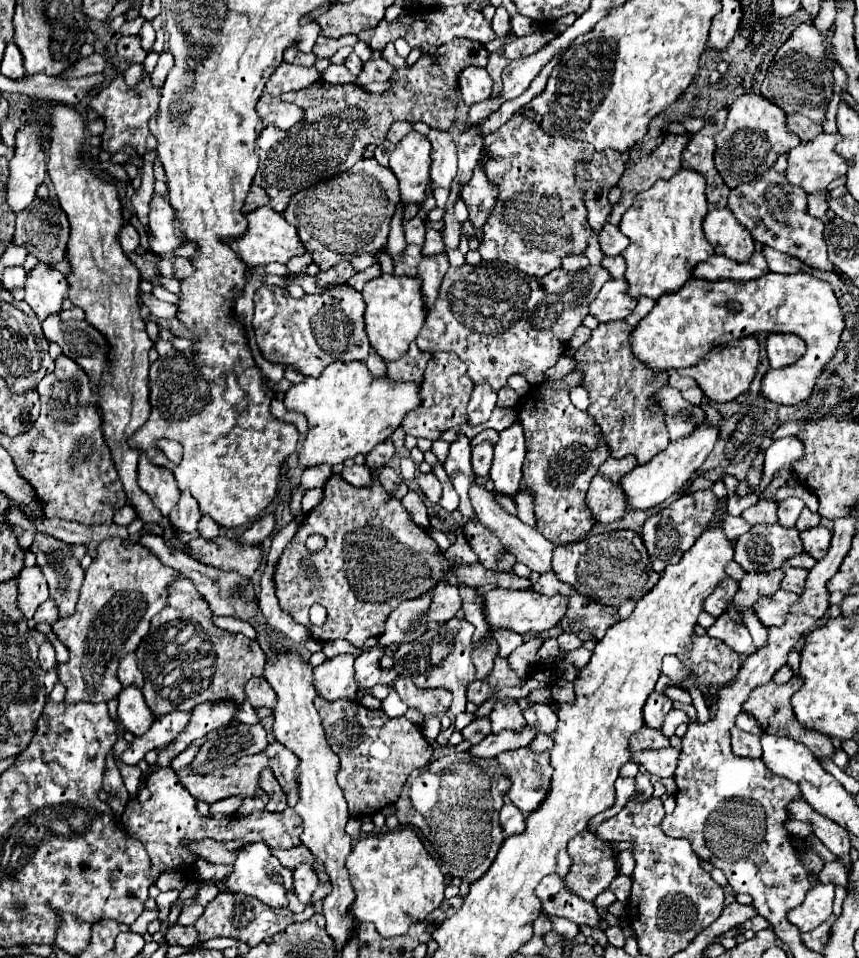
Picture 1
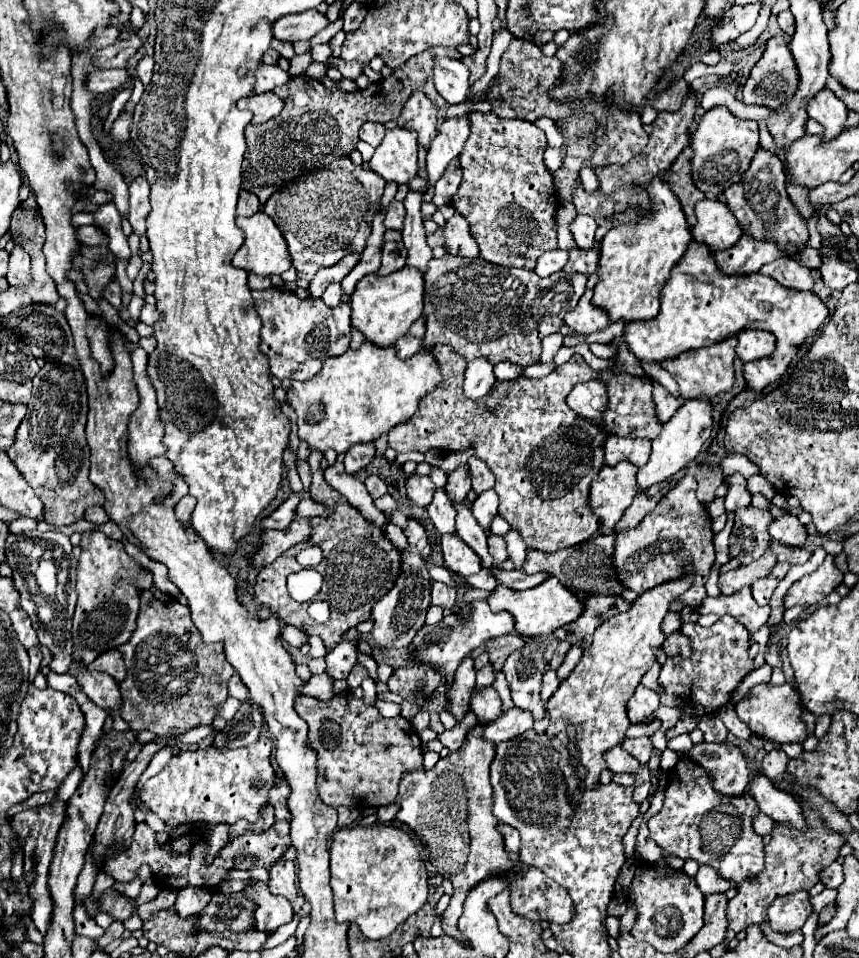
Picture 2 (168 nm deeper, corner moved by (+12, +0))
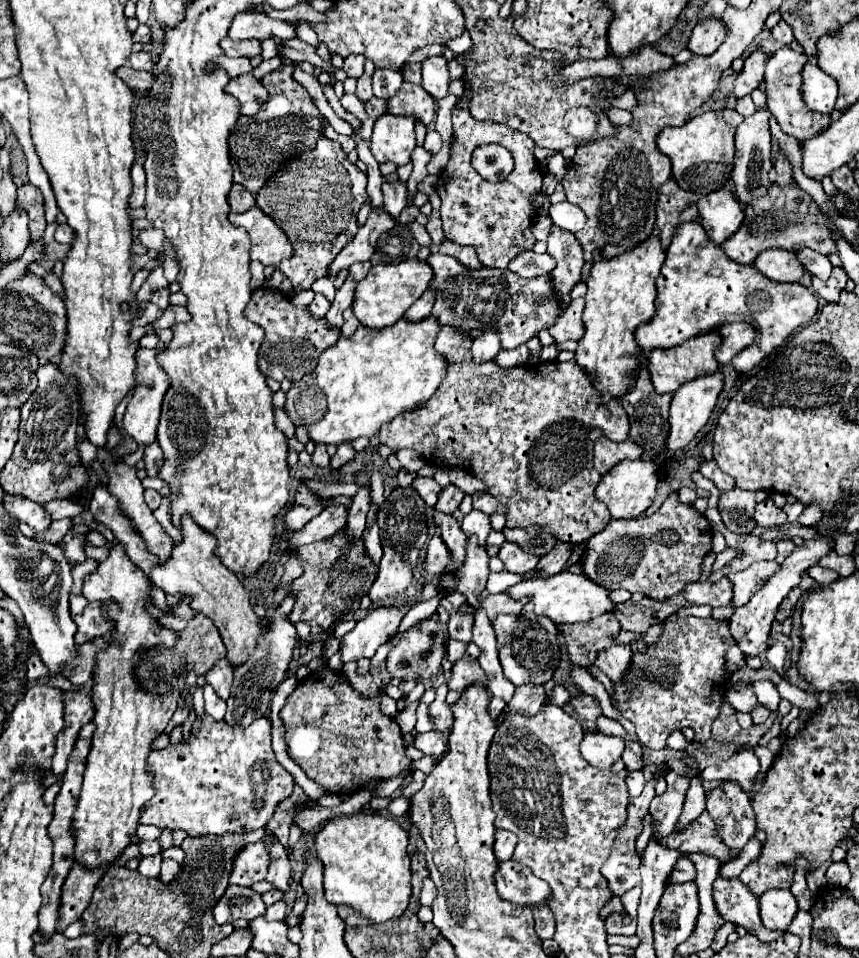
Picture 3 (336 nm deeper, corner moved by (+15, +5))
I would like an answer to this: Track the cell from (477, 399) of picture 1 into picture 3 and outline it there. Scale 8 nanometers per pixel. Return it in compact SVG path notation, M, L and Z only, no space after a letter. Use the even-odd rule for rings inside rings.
M484 333L476 337L472 343L472 359L476 365L492 361L498 351L500 351L500 339L496 337L496 333Z

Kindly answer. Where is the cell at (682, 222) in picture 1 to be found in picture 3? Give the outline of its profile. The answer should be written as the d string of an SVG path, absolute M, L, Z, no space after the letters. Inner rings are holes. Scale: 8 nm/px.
M650 235L636 249L622 253L618 257L600 257L588 275L588 293L584 307L584 327L586 333L576 349L576 361L592 377L592 383L604 395L602 401L610 401L612 395L624 395L632 385L626 373L638 367L636 353L640 349L634 343L634 329L654 317L656 299L656 277L666 259L666 251L660 245L658 235Z

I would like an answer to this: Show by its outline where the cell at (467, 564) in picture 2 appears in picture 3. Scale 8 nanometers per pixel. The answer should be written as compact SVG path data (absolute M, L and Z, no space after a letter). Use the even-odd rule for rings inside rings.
M434 535L428 543L428 557L426 557L426 569L430 573L442 573L452 563L452 553L444 545L440 535Z

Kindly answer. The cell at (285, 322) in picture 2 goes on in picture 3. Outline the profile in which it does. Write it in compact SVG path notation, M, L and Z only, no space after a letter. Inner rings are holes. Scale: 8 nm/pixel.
M260 287L252 291L250 303L246 305L246 317L266 331L264 343L258 351L258 367L266 377L276 381L282 381L284 377L300 381L300 377L312 373L320 353L332 347L340 337L340 327L330 327L326 319L314 317L308 307L292 305L290 295L278 289Z

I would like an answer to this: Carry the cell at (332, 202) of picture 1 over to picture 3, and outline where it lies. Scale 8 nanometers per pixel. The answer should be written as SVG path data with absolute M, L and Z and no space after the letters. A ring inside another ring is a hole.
M320 137L316 149L312 149L312 153L302 153L302 157L296 157L284 165L276 177L272 177L268 185L264 185L264 189L260 189L256 195L256 205L274 219L274 223L288 235L294 247L294 257L284 259L278 269L292 281L296 291L310 289L316 279L326 275L324 269L328 269L334 257L358 233L356 215L368 199L366 173L362 173L348 159L338 141ZM302 157L306 159L302 161ZM328 187L330 203L312 203L312 209L306 209L306 205L310 205L310 197L314 195L316 201L316 195L328 193Z

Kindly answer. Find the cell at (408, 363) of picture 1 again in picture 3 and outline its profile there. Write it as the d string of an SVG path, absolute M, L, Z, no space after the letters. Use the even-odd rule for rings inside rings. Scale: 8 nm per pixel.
M430 287L430 289L408 309L408 313L404 315L404 319L418 323L418 321L422 321L424 317L430 315L432 305L434 305L434 291L432 291L432 287Z

